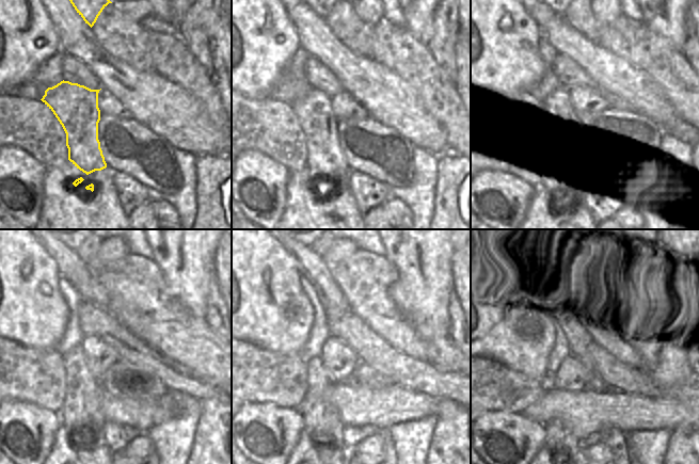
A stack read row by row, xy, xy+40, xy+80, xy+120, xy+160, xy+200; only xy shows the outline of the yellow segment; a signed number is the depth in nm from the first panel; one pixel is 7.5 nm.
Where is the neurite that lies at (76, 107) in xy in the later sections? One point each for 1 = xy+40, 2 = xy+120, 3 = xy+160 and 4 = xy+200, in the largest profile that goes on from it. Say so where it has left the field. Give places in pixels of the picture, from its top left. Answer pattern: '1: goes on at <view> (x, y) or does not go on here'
1: goes on at xy+40 (326, 161)
2: goes on at xy+120 (82, 416)
3: goes on at xy+160 (321, 421)
4: goes on at xy+200 (559, 438)

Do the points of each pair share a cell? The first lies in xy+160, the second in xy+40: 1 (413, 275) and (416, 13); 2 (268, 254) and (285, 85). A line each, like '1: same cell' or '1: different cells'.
1: same cell
2: different cells

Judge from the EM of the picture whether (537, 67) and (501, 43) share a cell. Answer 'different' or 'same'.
same

